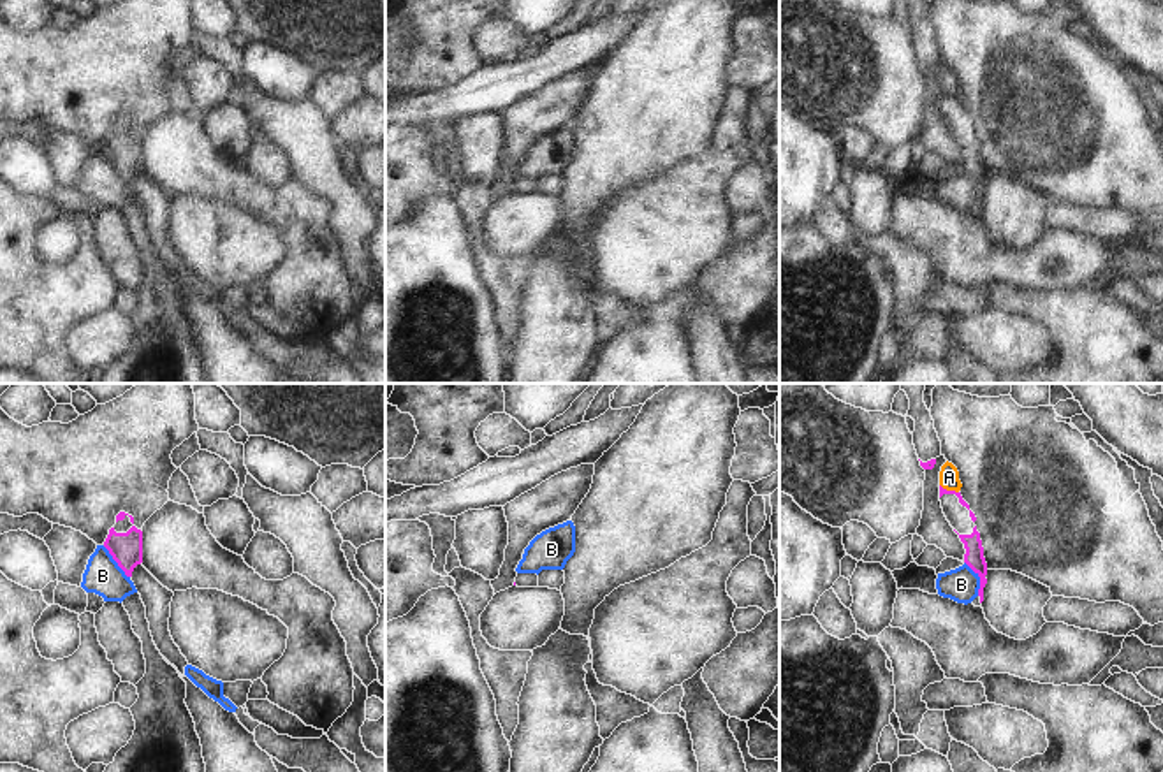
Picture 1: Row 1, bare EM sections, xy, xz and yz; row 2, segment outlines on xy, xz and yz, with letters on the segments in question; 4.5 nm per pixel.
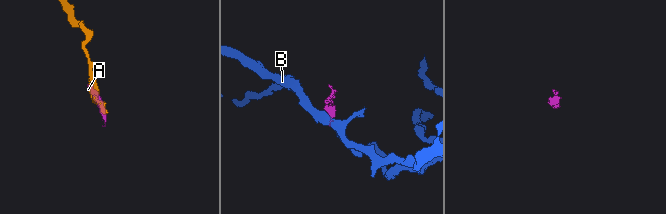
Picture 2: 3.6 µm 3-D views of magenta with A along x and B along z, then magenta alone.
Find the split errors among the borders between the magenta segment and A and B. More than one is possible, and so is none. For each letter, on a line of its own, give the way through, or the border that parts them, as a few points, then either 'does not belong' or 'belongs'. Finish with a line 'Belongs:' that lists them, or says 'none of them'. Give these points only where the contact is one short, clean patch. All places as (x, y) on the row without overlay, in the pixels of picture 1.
A: border along yz (940, 90), (958, 99); does not belong
B: border along yz (965, 167), (979, 183), (979, 201); does not belong
Belongs: none of them

